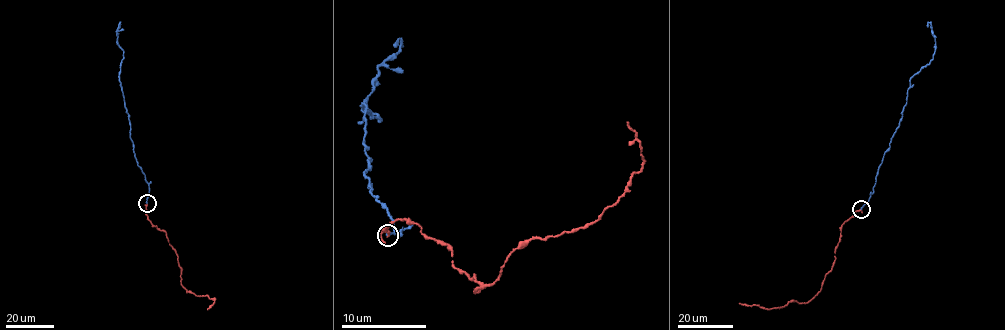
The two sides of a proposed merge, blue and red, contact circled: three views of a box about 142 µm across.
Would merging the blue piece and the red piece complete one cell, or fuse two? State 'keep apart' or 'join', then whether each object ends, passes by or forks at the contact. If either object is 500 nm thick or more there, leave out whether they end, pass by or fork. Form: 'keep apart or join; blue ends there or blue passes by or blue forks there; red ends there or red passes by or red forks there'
join; blue ends there; red passes by

